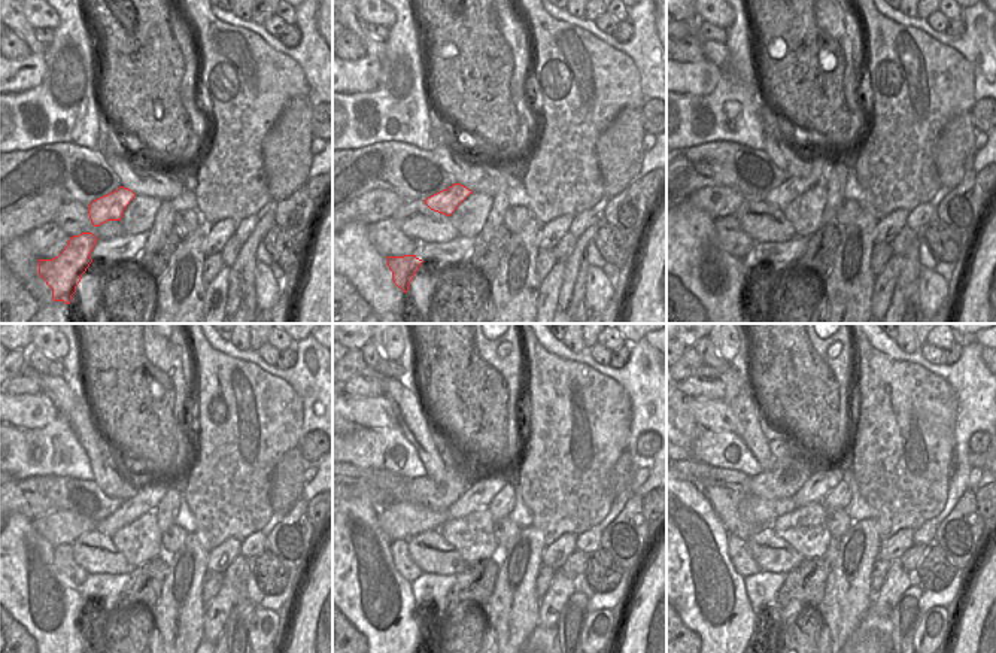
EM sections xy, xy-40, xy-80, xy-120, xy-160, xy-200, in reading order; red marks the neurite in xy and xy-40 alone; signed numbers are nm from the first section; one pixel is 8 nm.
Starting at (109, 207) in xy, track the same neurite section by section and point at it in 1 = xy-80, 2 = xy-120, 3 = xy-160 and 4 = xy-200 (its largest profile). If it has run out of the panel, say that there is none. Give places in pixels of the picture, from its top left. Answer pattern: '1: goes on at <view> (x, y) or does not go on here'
1: goes on at xy-80 (782, 196)
2: goes on at xy-120 (146, 498)
3: goes on at xy-160 (482, 491)
4: goes on at xy-200 (822, 480)

